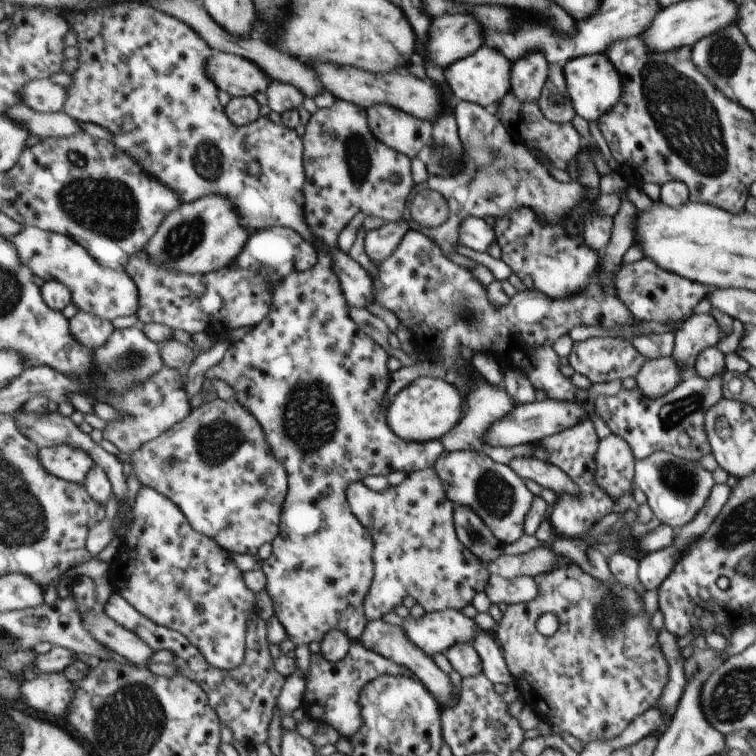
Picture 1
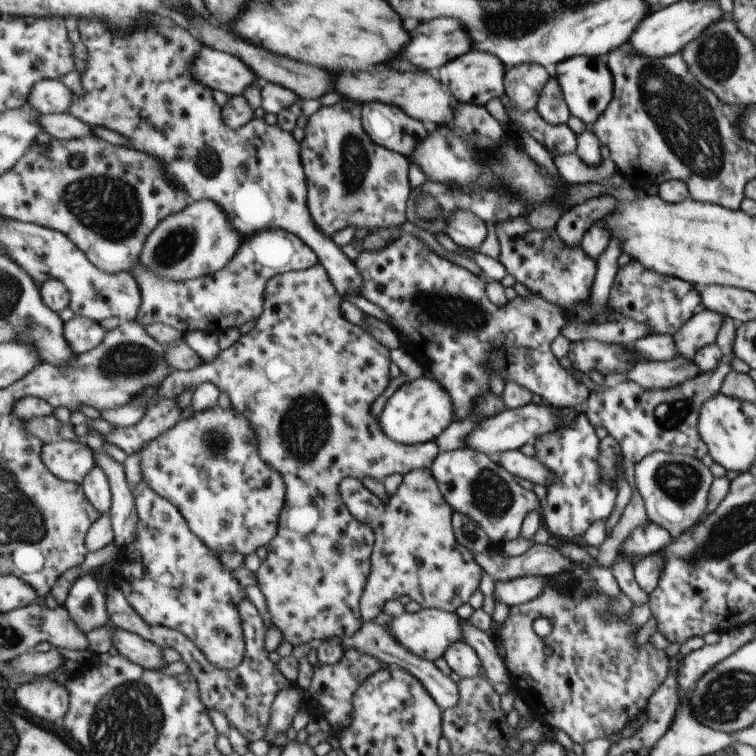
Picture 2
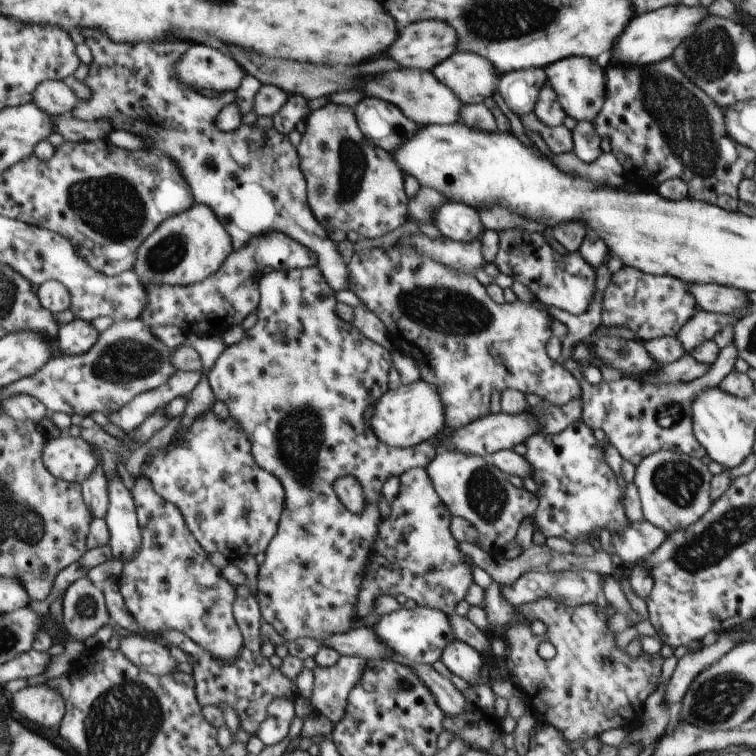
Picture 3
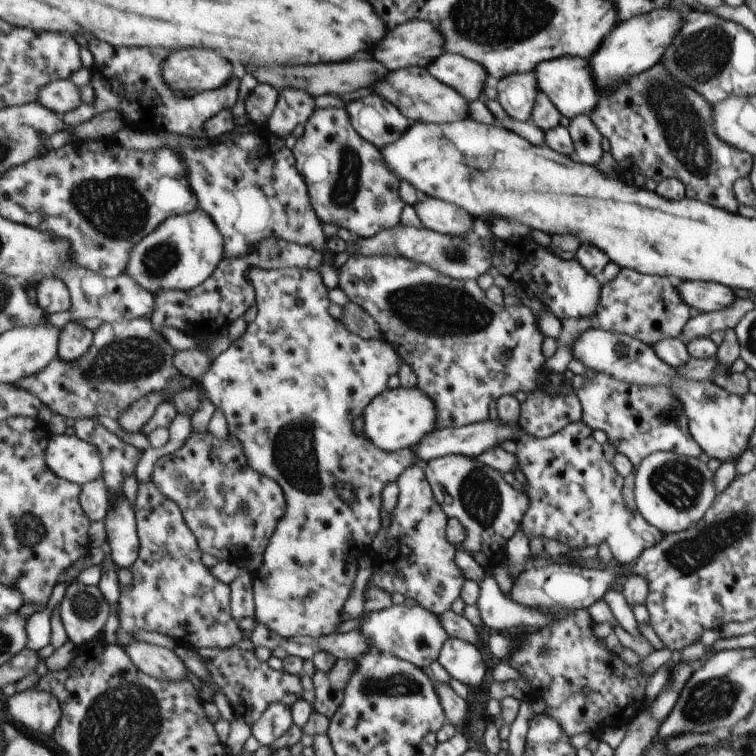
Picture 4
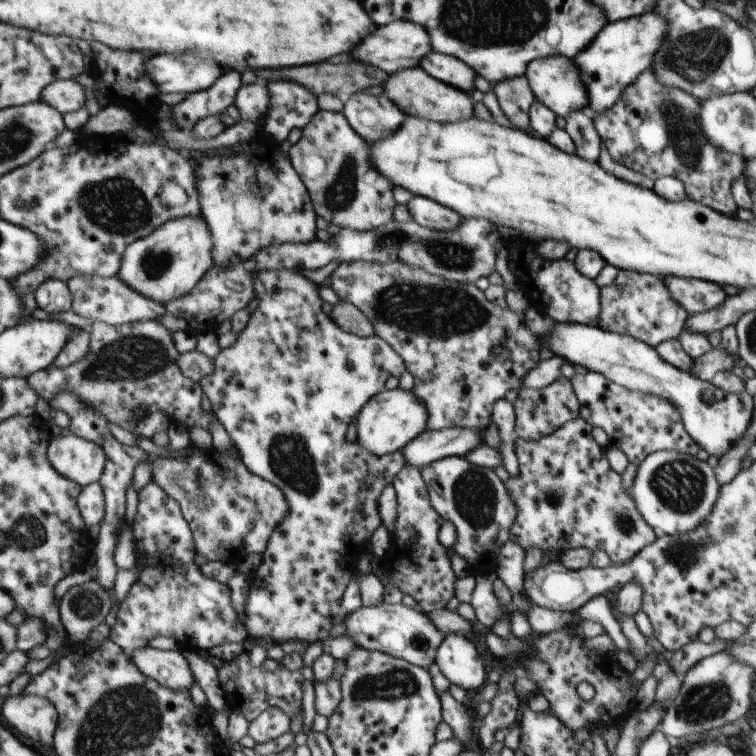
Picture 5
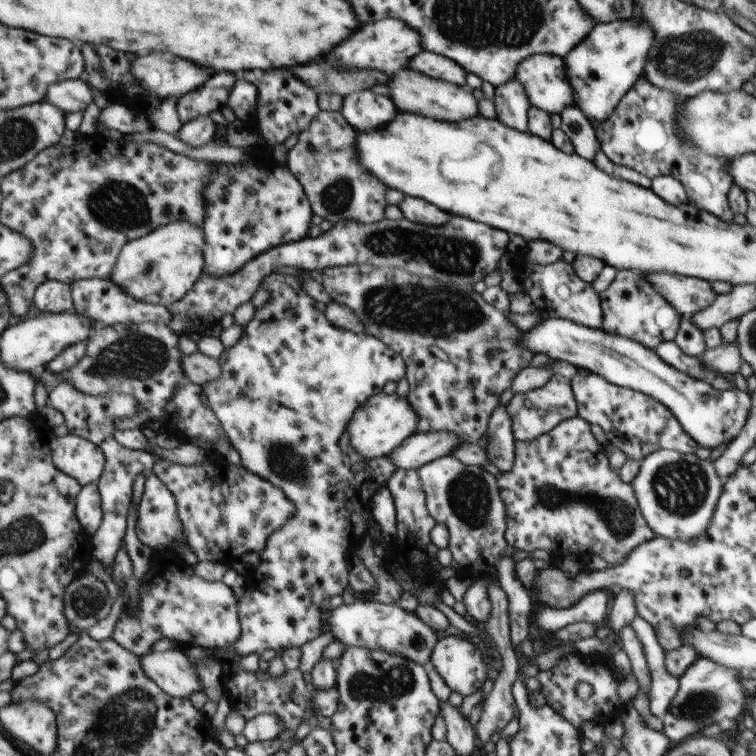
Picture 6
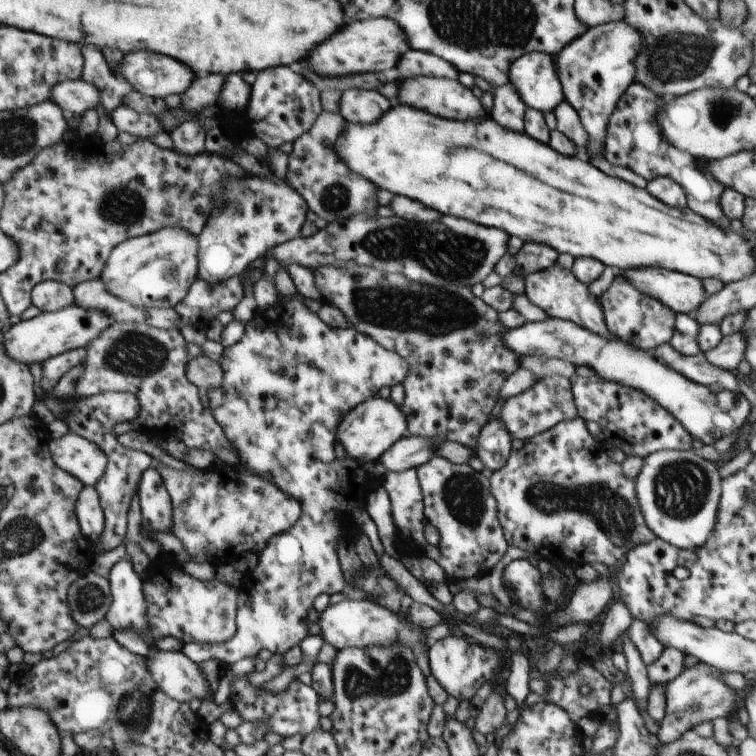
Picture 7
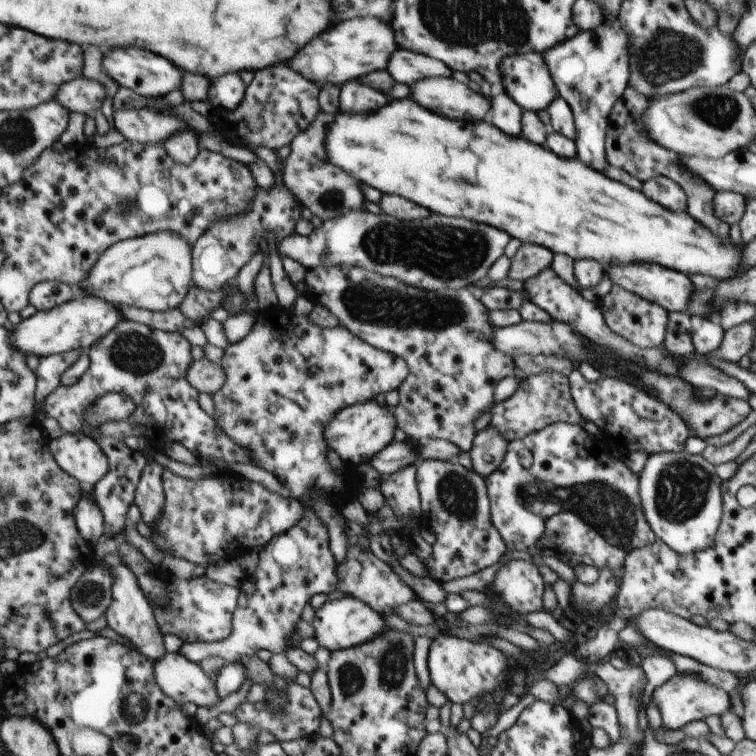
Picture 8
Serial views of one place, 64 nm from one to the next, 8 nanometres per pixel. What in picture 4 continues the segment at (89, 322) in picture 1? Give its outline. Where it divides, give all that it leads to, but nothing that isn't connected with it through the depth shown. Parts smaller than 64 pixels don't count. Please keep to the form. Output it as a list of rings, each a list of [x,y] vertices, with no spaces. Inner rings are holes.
[[[76,320],[70,321],[62,329],[62,342],[60,342],[60,354],[64,362],[76,362],[84,358],[96,338],[95,330],[90,330]]]

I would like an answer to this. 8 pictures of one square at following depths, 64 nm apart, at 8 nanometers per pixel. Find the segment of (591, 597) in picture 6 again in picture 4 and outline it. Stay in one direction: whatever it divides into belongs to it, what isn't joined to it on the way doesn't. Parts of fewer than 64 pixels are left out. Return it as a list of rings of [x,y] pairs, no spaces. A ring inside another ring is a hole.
[[[486,575],[480,582],[478,596],[478,612],[484,625],[494,630],[540,630],[552,624],[552,616],[536,607],[527,607],[507,597],[492,576]],[[603,598],[595,601],[588,607],[588,614],[592,614],[592,620],[594,620],[596,623],[613,623],[610,624],[610,626],[614,628],[614,634],[616,634],[616,638],[620,639],[620,644],[622,644],[624,648],[630,648],[630,650],[634,650],[634,652],[638,654],[640,661],[655,651],[654,647],[644,636],[632,637],[628,632],[622,629],[620,623],[614,624],[614,614],[612,613],[610,607],[608,607],[608,603],[606,603]]]

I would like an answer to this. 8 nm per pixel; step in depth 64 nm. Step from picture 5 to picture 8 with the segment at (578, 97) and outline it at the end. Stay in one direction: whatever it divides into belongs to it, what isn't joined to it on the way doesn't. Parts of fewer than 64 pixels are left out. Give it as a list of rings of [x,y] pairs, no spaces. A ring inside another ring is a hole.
[[[527,52],[504,56],[500,62],[503,90],[512,96],[522,110],[548,110],[559,97],[559,88],[548,72],[542,53]]]

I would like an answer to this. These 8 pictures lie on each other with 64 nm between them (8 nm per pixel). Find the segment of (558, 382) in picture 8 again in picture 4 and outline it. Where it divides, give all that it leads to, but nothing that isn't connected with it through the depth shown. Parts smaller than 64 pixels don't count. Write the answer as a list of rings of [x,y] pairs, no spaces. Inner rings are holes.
[[[568,382],[558,394],[548,394],[544,390],[528,392],[526,402],[520,403],[518,424],[524,433],[546,438],[581,421],[582,416],[582,403]]]

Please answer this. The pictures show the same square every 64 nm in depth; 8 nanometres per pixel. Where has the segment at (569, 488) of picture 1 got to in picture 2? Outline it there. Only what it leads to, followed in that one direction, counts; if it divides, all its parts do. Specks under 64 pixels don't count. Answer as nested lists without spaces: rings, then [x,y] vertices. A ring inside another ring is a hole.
[[[519,450],[503,452],[496,462],[506,468],[510,474],[530,480],[534,484],[548,486],[556,480],[552,470],[548,470],[536,458],[526,456]]]

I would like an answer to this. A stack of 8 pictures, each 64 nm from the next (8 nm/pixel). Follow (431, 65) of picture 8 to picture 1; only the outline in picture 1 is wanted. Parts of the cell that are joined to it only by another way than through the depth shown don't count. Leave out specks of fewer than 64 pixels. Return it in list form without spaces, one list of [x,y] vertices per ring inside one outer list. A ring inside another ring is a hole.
[[[482,46],[462,61],[444,68],[444,78],[456,101],[468,101],[492,109],[512,88],[512,65],[508,58],[504,58],[504,54],[500,54],[500,50]]]

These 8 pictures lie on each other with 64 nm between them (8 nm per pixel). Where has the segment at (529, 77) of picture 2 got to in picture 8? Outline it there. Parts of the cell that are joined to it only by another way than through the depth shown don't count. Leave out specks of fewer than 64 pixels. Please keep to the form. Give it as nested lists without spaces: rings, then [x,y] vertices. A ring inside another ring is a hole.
[[[503,90],[491,98],[489,120],[508,136],[521,136],[522,134],[522,113],[524,110],[518,106],[518,102],[512,96],[508,96]]]

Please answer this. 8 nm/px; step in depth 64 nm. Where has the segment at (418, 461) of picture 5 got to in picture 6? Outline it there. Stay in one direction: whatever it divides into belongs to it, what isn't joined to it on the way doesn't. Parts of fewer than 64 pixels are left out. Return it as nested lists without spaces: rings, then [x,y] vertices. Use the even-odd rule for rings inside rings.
[[[416,433],[389,455],[396,469],[419,470],[435,459],[450,455],[462,442],[451,433]]]

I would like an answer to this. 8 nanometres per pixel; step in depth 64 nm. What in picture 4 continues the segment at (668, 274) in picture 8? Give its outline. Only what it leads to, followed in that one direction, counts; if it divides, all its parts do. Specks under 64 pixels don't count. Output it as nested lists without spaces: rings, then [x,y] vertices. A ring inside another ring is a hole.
[[[677,281],[680,298],[693,313],[720,312],[738,300],[734,290],[726,285],[704,281]]]

